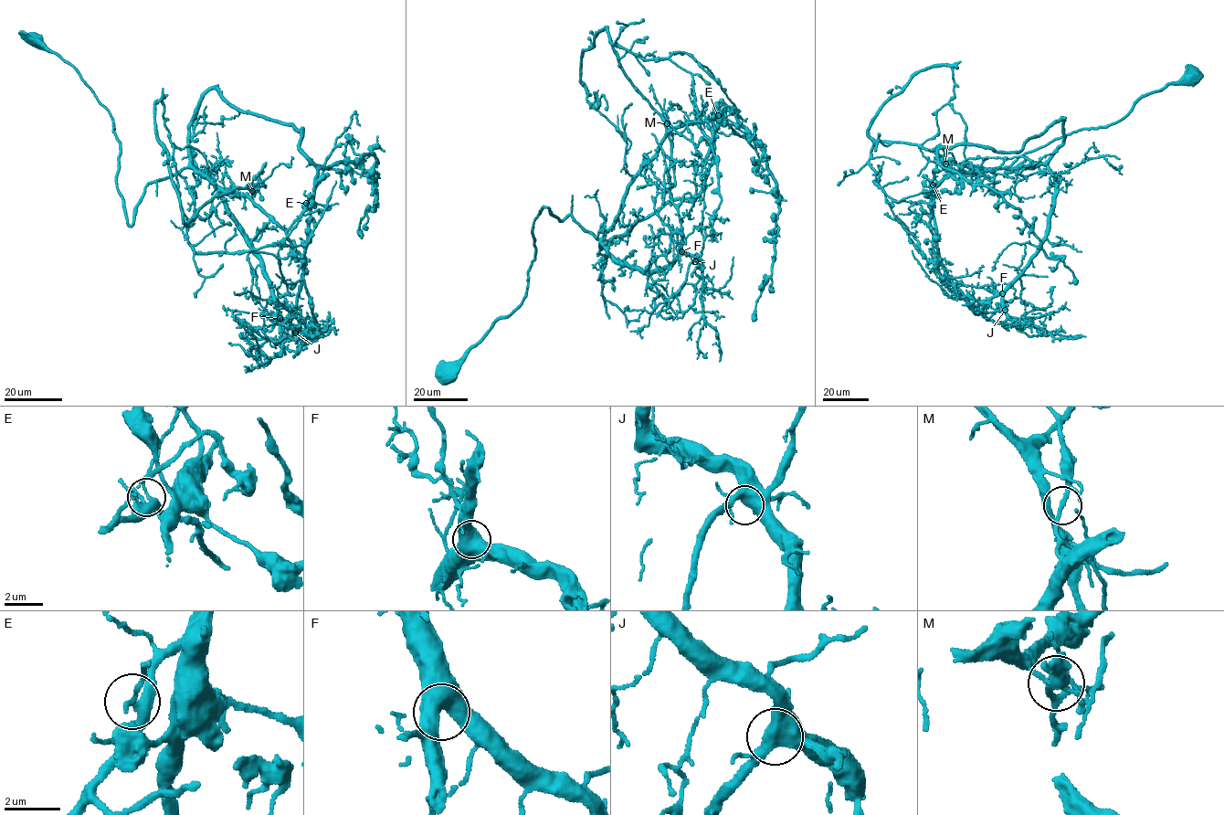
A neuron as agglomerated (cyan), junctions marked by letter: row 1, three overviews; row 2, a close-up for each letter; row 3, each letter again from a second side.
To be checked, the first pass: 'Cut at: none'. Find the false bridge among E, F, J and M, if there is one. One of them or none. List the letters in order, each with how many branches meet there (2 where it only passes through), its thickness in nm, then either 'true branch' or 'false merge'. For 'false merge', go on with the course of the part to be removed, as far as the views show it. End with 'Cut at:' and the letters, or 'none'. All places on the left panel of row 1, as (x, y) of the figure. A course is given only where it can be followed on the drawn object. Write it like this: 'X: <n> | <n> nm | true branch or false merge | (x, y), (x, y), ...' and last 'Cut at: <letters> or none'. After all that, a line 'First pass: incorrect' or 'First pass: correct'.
E: 3 | 280 nm | true branch
F: 3 | 500 nm | true branch
J: 3 | 480 nm | true branch
M: 3 | 170 nm | false merge | (252, 191), (233, 189), (187, 225), (183, 220), (168, 153), (154, 128), (158, 100), (186, 219)
Cut at: M
First pass: incorrect

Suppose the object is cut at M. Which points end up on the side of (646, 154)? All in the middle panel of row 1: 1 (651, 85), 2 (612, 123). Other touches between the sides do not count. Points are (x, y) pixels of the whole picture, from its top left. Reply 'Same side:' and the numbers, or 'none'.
Same side: 1

